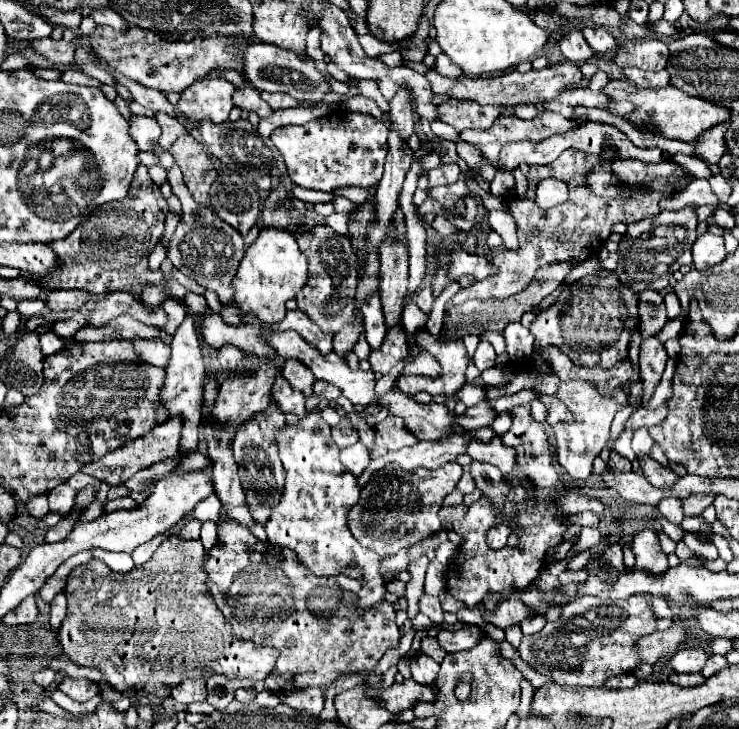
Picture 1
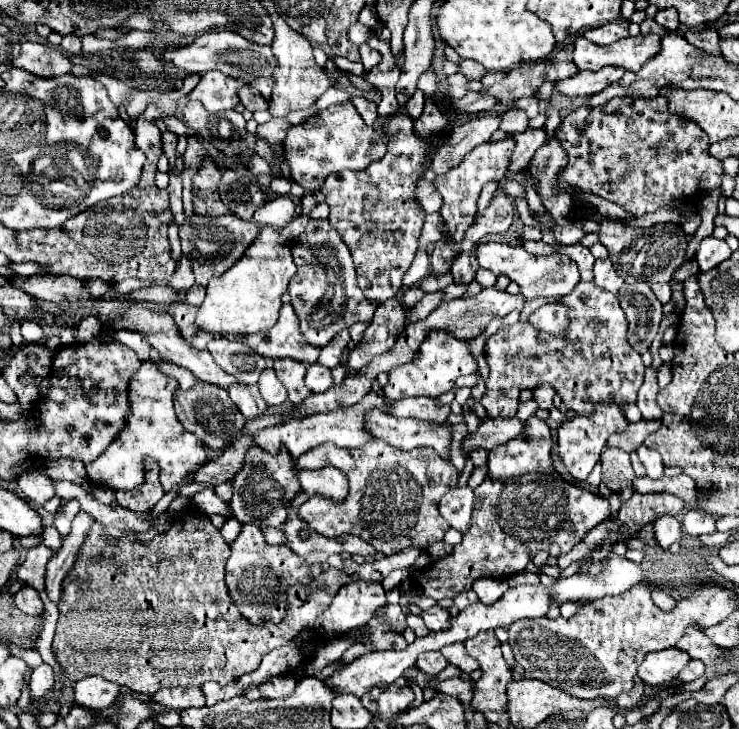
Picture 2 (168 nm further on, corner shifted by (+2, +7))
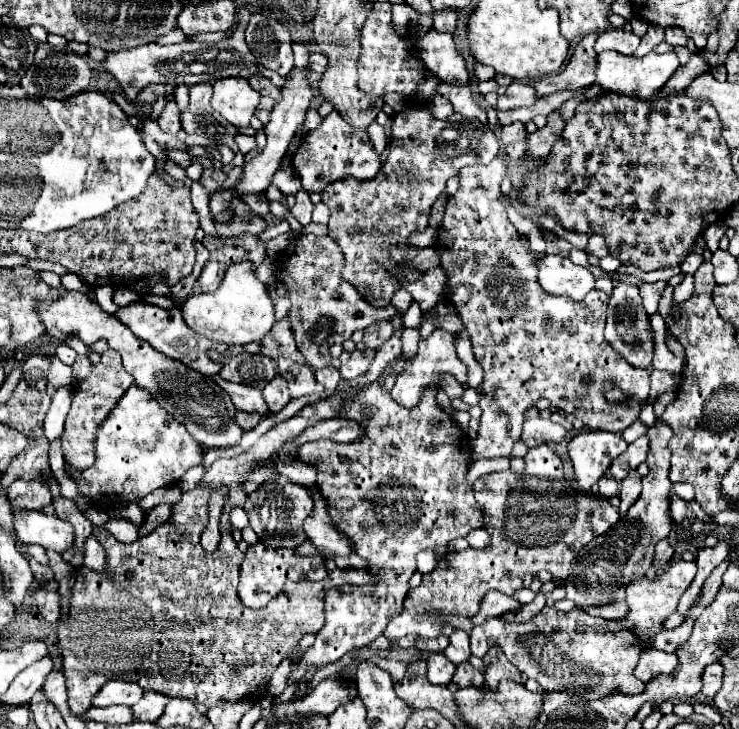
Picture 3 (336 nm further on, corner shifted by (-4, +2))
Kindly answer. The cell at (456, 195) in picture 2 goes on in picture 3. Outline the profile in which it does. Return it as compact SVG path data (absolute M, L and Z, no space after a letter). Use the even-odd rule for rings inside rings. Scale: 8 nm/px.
M498 155L496 161L488 165L464 167L460 171L456 203L454 198L448 200L436 243L440 251L440 267L448 279L446 301L454 305L464 329L470 333L474 355L484 369L484 379L478 385L478 405L482 407L482 393L498 393L498 407L482 407L478 439L472 441L472 459L508 457L512 453L512 445L520 439L524 411L530 409L538 399L548 399L566 415L580 419L590 431L622 433L638 419L640 403L650 393L650 373L646 369L632 369L632 365L628 365L604 341L608 295L602 291L592 291L584 301L574 303L568 301L568 297L548 295L540 287L536 255L524 247L524 239L516 233L500 205L500 179L506 175L506 167L506 157L500 159ZM584 377L592 379L590 387L582 385ZM604 381L614 381L628 395L628 407L610 405L606 401L602 393Z

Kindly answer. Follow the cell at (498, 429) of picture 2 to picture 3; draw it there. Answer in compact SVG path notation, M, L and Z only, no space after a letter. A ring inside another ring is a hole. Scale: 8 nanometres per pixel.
M540 417L528 419L522 429L522 439L528 443L528 447L536 447L542 443L562 443L568 439L568 435L570 433L562 425Z

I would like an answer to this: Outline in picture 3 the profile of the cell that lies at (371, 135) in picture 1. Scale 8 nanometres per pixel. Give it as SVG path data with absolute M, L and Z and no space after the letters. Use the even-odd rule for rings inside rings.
M332 111L328 117L324 117L322 125L314 131L310 131L296 155L292 157L292 163L294 163L294 169L296 173L300 175L300 181L302 181L302 187L304 191L316 191L320 193L320 189L324 189L324 185L328 185L328 181L336 181L340 177L374 177L380 169L380 157L374 153L372 149L372 143L368 139L368 135L362 135L356 137L356 133L352 133L350 125L346 125L346 121L336 113Z

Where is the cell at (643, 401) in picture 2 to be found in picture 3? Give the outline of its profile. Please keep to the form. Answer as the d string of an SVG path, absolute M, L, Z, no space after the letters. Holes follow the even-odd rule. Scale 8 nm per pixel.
M656 421L656 425L648 429L650 451L648 451L646 463L650 467L650 473L642 479L644 489L638 501L630 507L624 519L612 525L604 535L590 541L572 563L572 573L566 581L566 597L576 605L600 607L600 605L606 605L606 599L622 599L626 585L646 575L654 559L656 543L672 531L670 513L668 513L668 493L672 489L672 483L668 479L670 437L672 437L672 429L664 421Z

